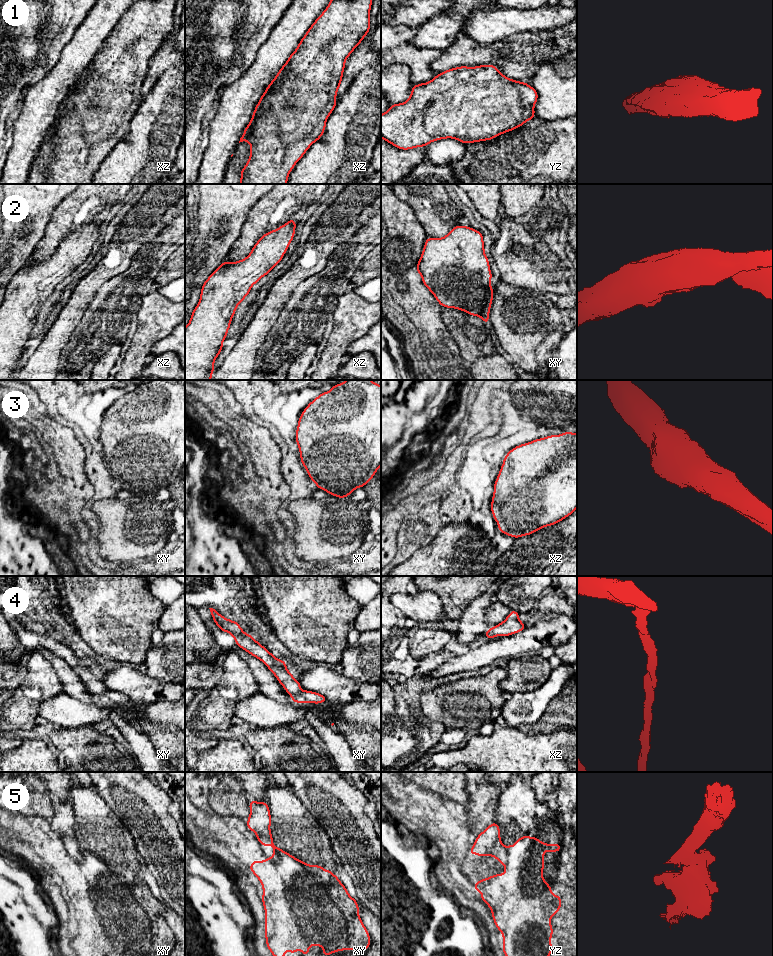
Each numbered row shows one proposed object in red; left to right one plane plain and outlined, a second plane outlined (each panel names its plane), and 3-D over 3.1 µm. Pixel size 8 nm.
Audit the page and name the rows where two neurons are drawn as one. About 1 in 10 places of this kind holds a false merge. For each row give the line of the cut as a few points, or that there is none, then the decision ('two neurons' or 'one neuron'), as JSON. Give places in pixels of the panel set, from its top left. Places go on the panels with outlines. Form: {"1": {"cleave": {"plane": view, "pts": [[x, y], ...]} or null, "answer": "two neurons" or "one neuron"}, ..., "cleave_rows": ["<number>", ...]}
{"1": {"cleave": null, "answer": "one neuron"}, "2": {"cleave": null, "answer": "one neuron"}, "3": {"cleave": null, "answer": "one neuron"}, "4": {"cleave": null, "answer": "one neuron"}, "5": {"cleave": null, "answer": "one neuron"}, "cleave_rows": []}

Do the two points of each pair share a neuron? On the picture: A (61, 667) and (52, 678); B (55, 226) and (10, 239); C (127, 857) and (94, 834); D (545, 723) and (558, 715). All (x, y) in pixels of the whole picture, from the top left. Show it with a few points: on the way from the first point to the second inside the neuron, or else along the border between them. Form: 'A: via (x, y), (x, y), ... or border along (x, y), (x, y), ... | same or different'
A: border along (45, 655), (53, 666), (63, 690) | different
B: border along (55, 207), (44, 236), (34, 249) | different
C: via (123, 847), (110, 834), (104, 834) | same
D: via (548, 723), (555, 717) | same

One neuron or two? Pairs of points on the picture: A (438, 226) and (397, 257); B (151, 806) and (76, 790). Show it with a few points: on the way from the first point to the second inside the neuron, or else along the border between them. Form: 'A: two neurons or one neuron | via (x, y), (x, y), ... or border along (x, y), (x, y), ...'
A: two neurons | border along (415, 215), (427, 237)
B: two neurons | border along (93, 788), (103, 800)

